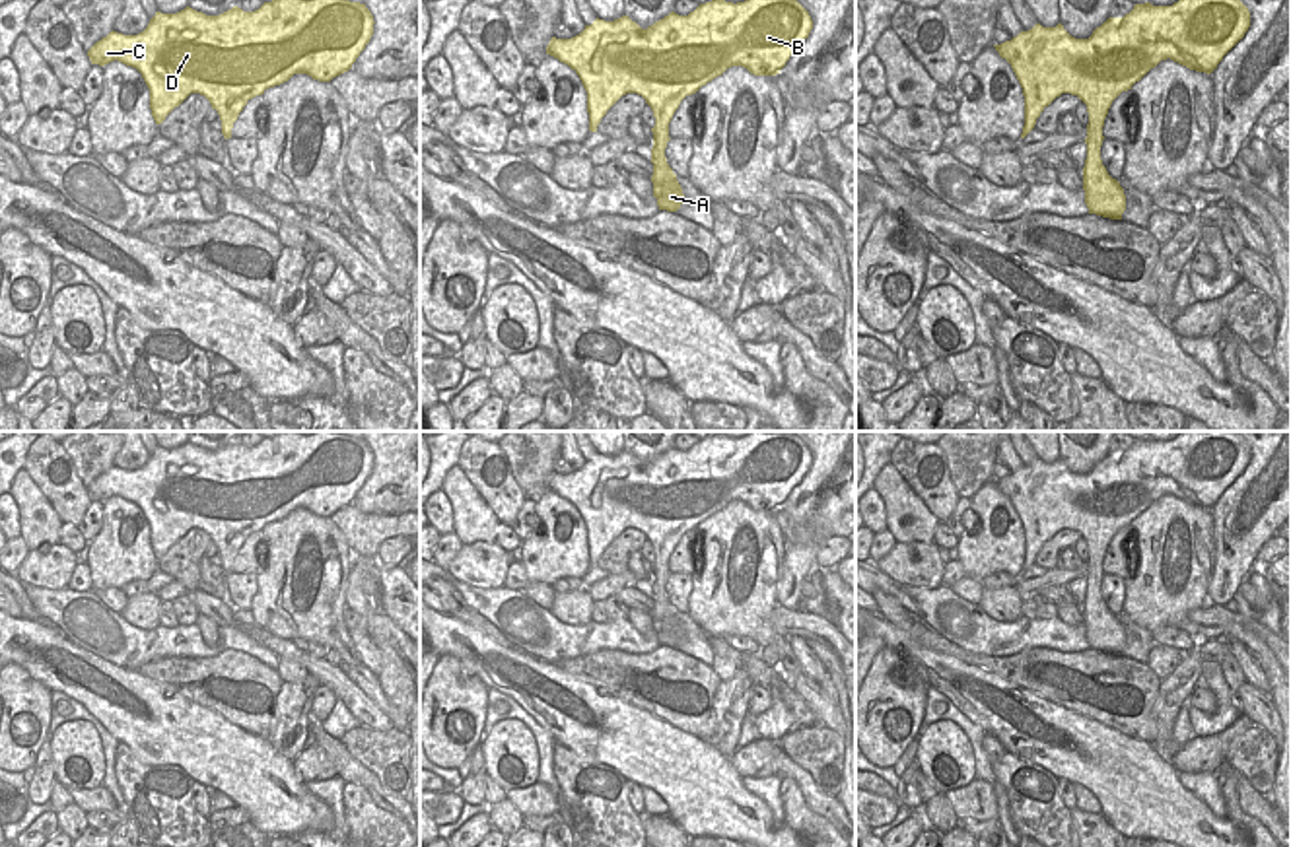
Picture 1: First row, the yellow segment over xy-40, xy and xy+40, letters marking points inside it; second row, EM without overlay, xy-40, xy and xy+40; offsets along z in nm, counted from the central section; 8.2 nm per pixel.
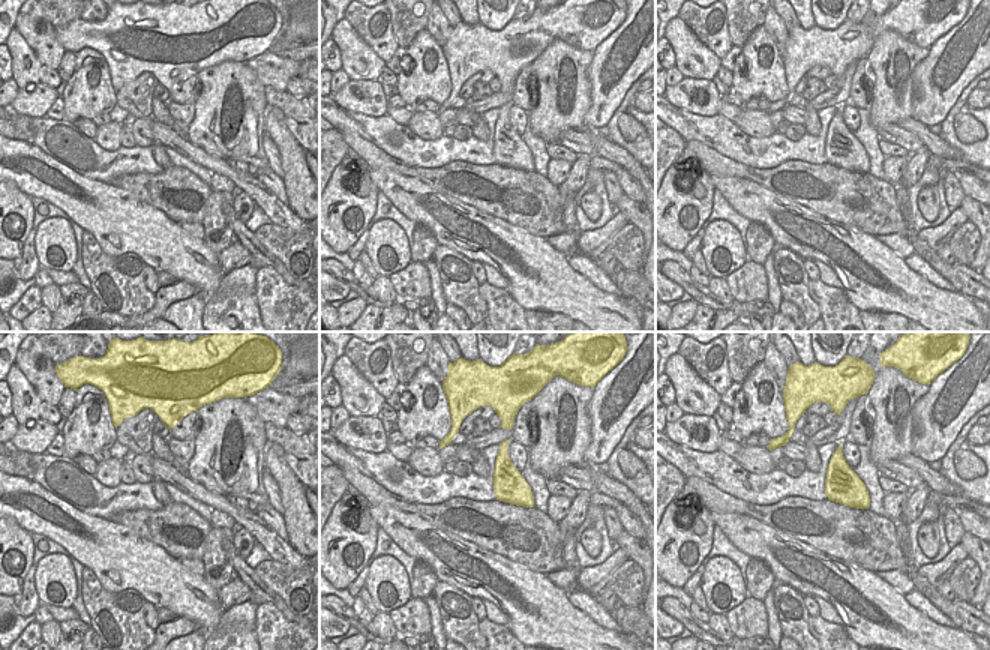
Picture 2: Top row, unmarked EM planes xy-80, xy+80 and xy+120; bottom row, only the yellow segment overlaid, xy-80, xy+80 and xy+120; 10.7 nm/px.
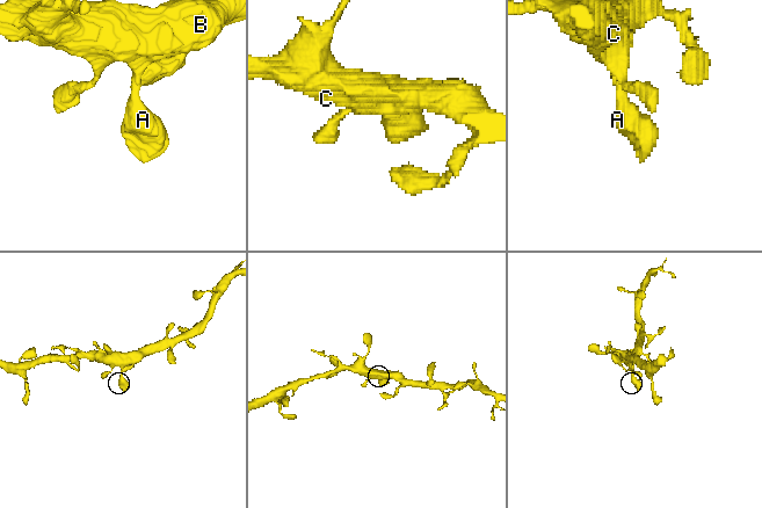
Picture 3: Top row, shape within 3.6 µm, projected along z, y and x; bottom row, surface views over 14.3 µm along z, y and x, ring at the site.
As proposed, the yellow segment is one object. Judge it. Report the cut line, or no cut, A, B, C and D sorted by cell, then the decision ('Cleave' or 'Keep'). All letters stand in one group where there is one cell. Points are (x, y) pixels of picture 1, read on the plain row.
No split. Groups: A B C D. Keep

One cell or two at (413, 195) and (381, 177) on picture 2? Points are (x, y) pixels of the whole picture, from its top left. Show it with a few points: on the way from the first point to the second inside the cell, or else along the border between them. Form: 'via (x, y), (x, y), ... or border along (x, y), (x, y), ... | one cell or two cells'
via (405, 192), (389, 182) | one cell

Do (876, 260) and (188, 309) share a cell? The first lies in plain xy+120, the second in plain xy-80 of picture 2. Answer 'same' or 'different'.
different

